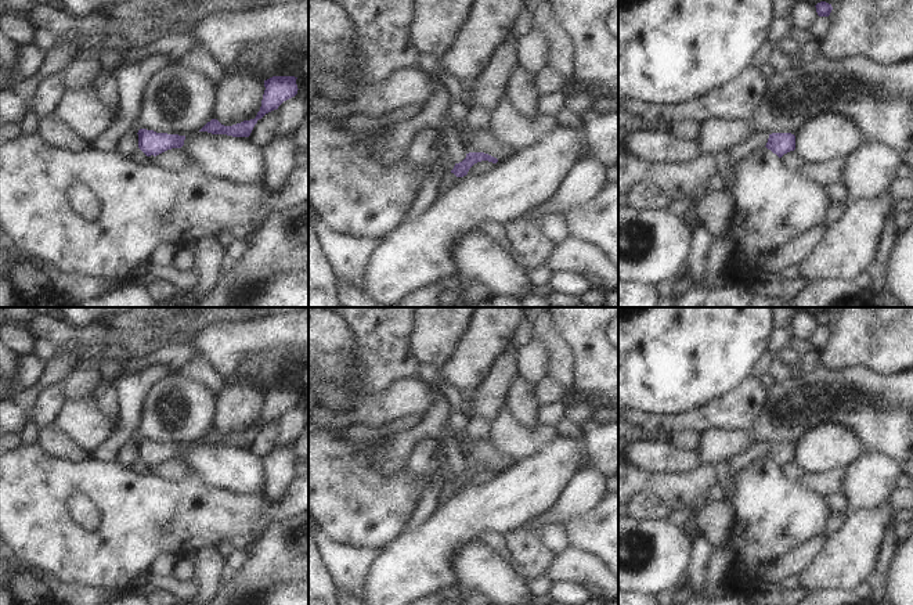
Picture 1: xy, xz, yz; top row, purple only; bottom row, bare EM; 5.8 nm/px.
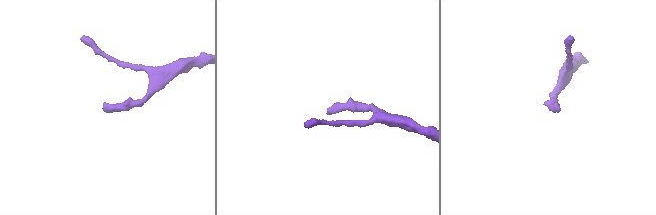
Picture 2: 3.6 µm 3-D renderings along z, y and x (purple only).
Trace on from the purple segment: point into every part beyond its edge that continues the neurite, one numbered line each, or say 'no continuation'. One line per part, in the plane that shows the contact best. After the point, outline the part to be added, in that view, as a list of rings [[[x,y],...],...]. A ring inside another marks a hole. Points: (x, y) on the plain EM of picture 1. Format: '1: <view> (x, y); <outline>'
1: xz (447, 489); [[[444,483],[441,486],[440,497],[439,497],[439,505],[444,504],[450,497],[454,496],[456,491],[456,486],[454,483]]]

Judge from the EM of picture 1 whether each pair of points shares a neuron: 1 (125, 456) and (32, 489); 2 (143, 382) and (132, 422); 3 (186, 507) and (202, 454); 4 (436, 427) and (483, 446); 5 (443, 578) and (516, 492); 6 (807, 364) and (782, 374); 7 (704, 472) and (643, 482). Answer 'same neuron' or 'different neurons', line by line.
1: different neurons
2: same neuron
3: different neurons
4: different neurons
5: same neuron
6: same neuron
7: same neuron

